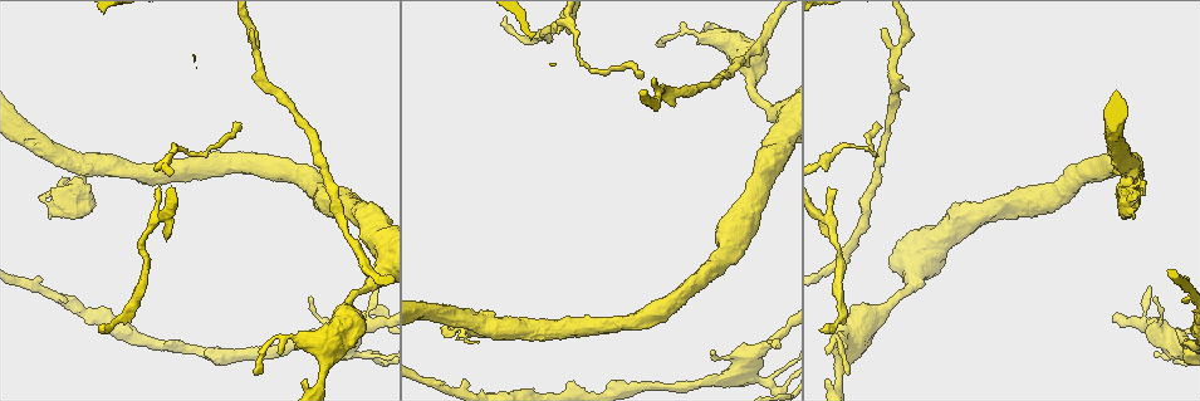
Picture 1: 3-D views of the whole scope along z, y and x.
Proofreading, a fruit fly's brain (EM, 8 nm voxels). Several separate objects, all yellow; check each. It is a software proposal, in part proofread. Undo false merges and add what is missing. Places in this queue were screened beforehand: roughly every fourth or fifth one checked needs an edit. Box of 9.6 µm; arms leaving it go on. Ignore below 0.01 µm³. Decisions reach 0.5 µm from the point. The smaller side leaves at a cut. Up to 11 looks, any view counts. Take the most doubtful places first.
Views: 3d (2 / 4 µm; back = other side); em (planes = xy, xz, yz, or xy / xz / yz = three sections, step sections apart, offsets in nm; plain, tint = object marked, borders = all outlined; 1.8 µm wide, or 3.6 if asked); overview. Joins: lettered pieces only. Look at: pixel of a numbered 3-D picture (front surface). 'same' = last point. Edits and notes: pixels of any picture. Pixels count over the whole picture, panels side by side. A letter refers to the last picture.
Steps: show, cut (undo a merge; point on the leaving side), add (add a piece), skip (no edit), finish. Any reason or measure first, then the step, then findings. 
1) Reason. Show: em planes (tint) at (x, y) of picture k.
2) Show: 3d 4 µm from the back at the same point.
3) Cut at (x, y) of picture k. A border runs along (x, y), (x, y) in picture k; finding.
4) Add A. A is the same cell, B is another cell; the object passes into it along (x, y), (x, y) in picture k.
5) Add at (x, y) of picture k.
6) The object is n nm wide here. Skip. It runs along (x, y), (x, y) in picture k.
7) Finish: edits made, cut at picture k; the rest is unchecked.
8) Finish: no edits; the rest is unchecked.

An open end. Show: 3d 2 µm at (306, 381) of picture 1.

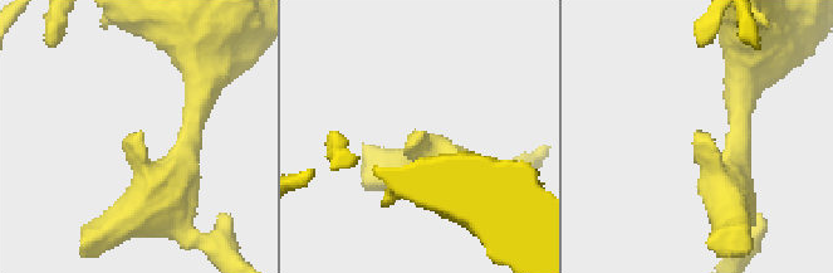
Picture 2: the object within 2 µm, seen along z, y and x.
Show: em xz step 16 (borders) at (697, 130) of picture 2.

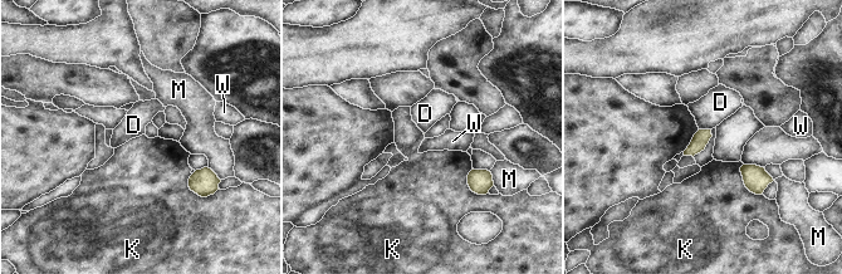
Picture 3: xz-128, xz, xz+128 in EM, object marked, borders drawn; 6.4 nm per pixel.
Skip. D, K, M and W are other cells; a border runs along (743, 164), (744, 185), (760, 195) in picture 3; none of them fits.

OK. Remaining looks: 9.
Branch stops here. Show: 3d 4 µm at (829, 187) of picture 1.

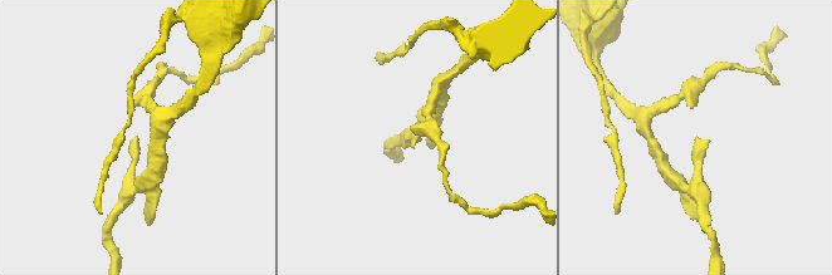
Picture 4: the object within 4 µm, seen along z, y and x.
Show: em planes (borders) at (419, 137) of picture 4.

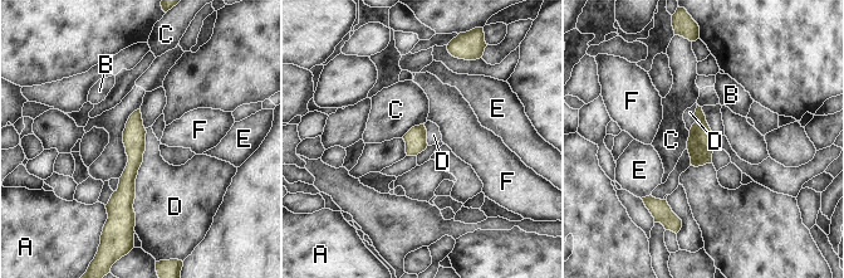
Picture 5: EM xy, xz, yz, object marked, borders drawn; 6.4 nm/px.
Skip. A, B, C, D, E and F are other cells; a border runs along (146, 128), (133, 227) in picture 5; none of them fits.

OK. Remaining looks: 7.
Thick turns thin. Show: 3d 4 µm at (771, 377) of picture 1.

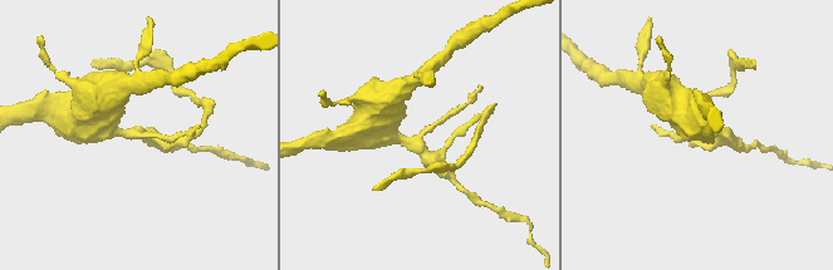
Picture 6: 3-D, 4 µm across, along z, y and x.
3 arms meet here. Show: em 3.6 µm planes (borders) at (421, 135) of picture 6.

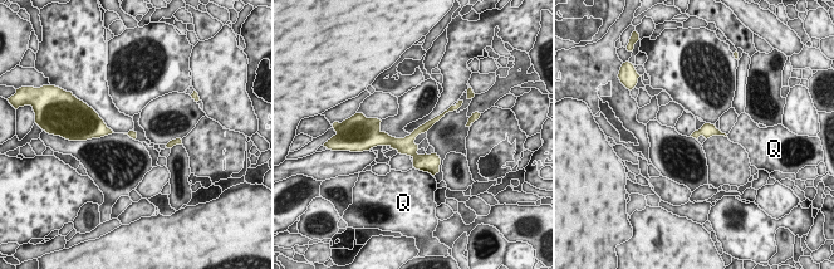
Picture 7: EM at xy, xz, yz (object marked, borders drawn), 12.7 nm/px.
The longest contact is with Q, 260 nm. Skip. Q is another cell; a border runs along (413, 166), (431, 175) in picture 7; one neuron here.

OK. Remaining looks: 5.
Long arm stops here. Show: em planes (plain) at (879, 123) of picture 1.

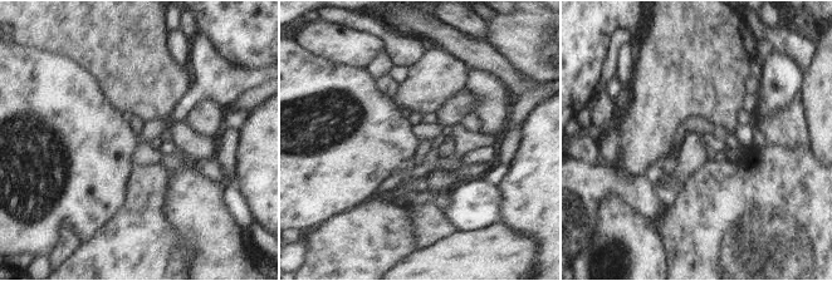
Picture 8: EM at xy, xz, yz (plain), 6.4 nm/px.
See the neighbours. Show: em planes (borders) at the same point.

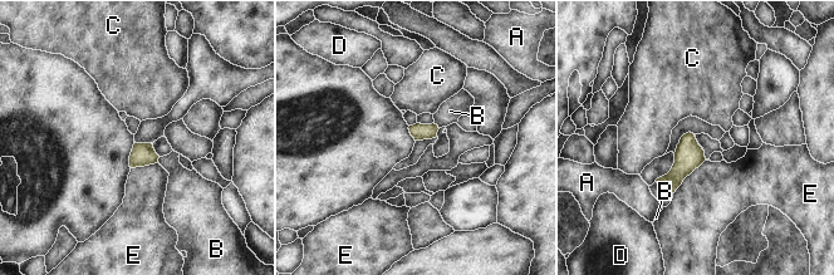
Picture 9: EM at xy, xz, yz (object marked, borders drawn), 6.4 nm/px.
The longest contact is with E, 300 nm. Skip. A, B, C, D and E are other cells; a border runs along (705, 160), (683, 180), (673, 194) in picture 9; none of them fits.

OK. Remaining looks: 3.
An open end. Show: em planes (borders) at (712, 350) of picture 1.

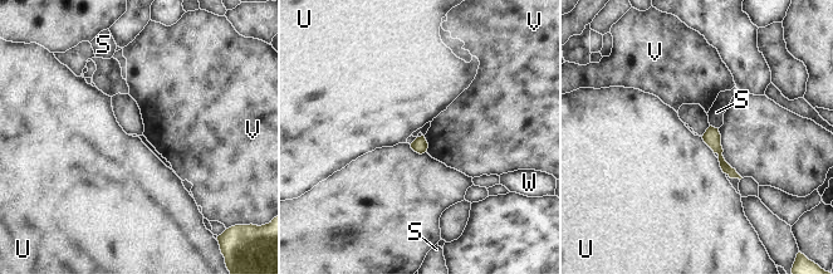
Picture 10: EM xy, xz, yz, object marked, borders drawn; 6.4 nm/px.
The longest contact is with U, 120 nm. Skip. S, U, V and W are other cells; it runs along (711, 130), (721, 161), (734, 175) in picture 10; no lettered piece goes on from it.

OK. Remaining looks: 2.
Finish: no edits; the rest is unchecked.

